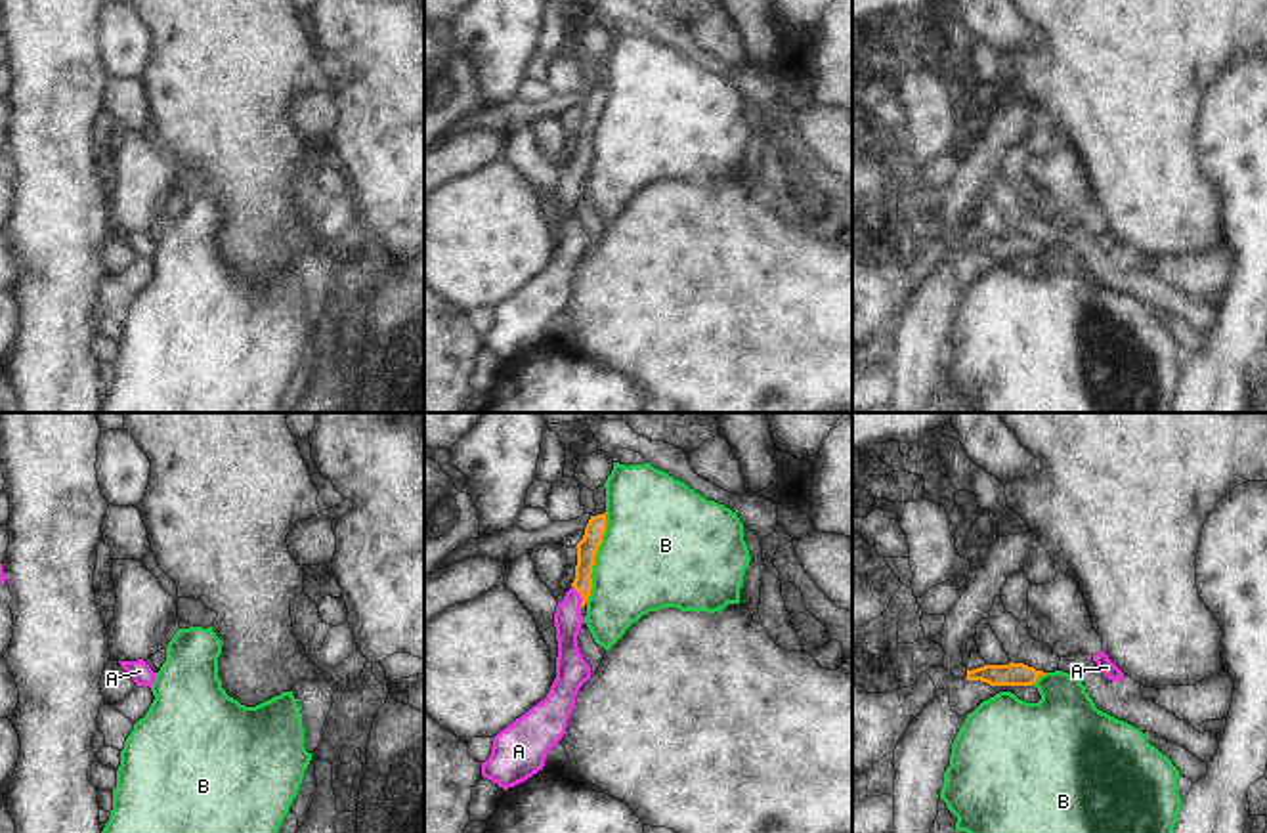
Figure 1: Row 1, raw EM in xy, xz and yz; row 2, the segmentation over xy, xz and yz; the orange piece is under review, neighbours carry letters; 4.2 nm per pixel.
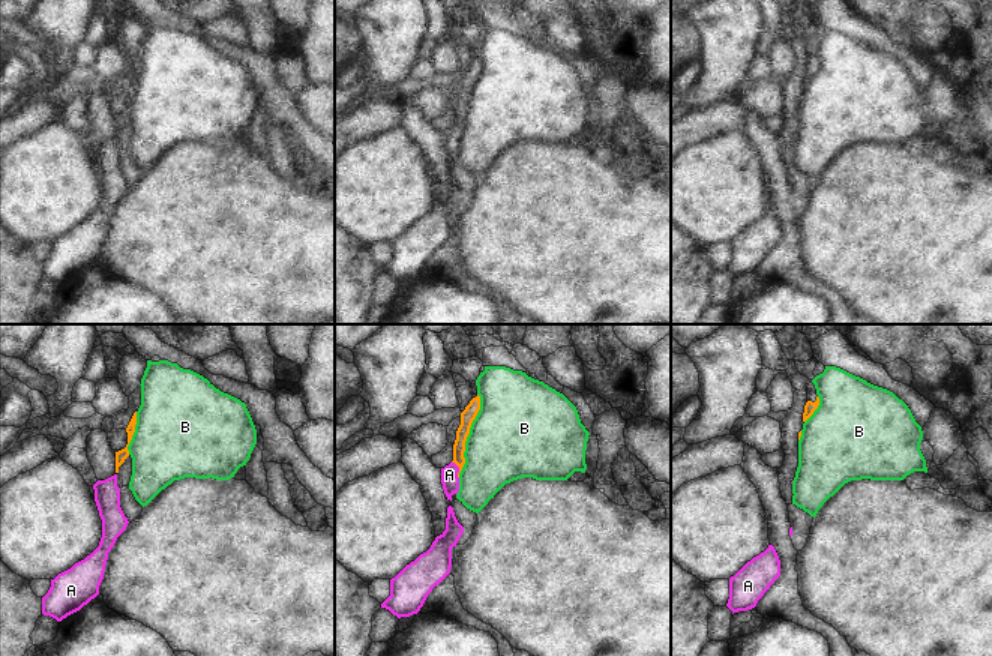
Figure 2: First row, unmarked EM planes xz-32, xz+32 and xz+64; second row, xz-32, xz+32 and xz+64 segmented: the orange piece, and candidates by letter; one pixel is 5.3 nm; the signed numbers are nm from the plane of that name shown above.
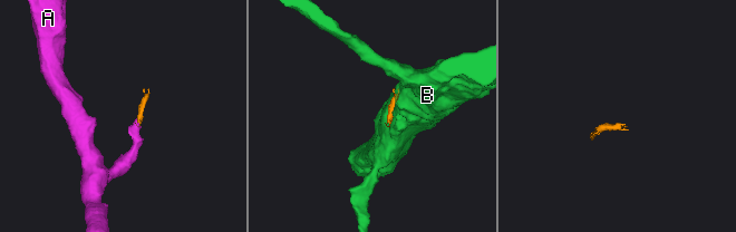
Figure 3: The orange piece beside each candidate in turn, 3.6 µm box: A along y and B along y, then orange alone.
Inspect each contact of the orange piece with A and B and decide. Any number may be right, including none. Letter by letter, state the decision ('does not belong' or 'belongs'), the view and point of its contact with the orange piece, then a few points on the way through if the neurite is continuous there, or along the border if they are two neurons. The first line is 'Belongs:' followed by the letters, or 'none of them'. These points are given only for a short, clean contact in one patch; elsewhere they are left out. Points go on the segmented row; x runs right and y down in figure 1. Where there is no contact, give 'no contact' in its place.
Belongs: A
A: belongs; meets orange in xz at (581, 597); runs through xz (587, 547), (581, 597), (568, 610), (568, 619)
B: does not belong; meets orange in xz at (593, 558)

